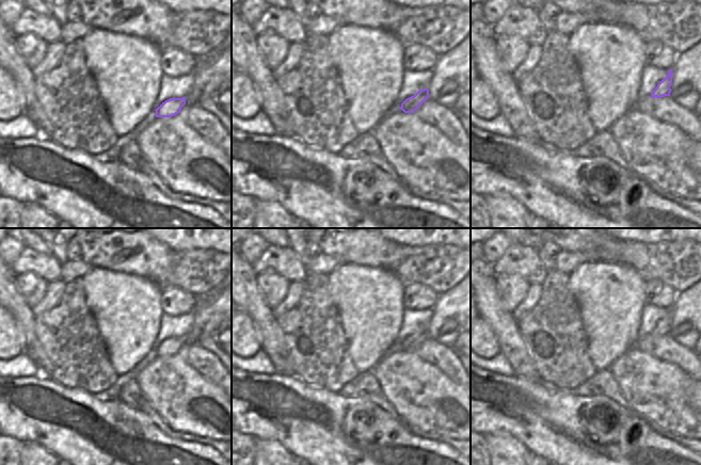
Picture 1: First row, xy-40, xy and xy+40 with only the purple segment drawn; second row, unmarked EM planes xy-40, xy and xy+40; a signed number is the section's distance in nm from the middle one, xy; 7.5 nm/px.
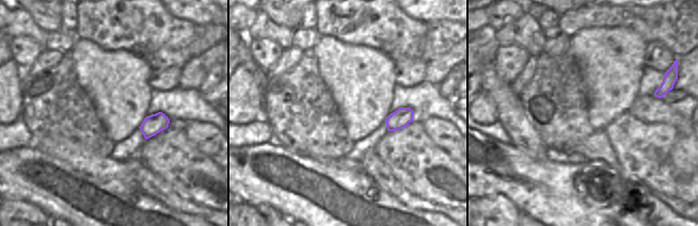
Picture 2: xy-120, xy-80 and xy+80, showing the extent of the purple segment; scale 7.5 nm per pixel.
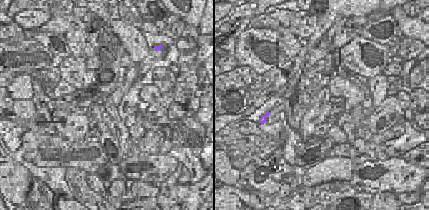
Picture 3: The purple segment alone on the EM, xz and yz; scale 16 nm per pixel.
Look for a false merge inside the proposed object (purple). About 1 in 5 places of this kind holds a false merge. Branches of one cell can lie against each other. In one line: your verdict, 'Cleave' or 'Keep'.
Keep.

